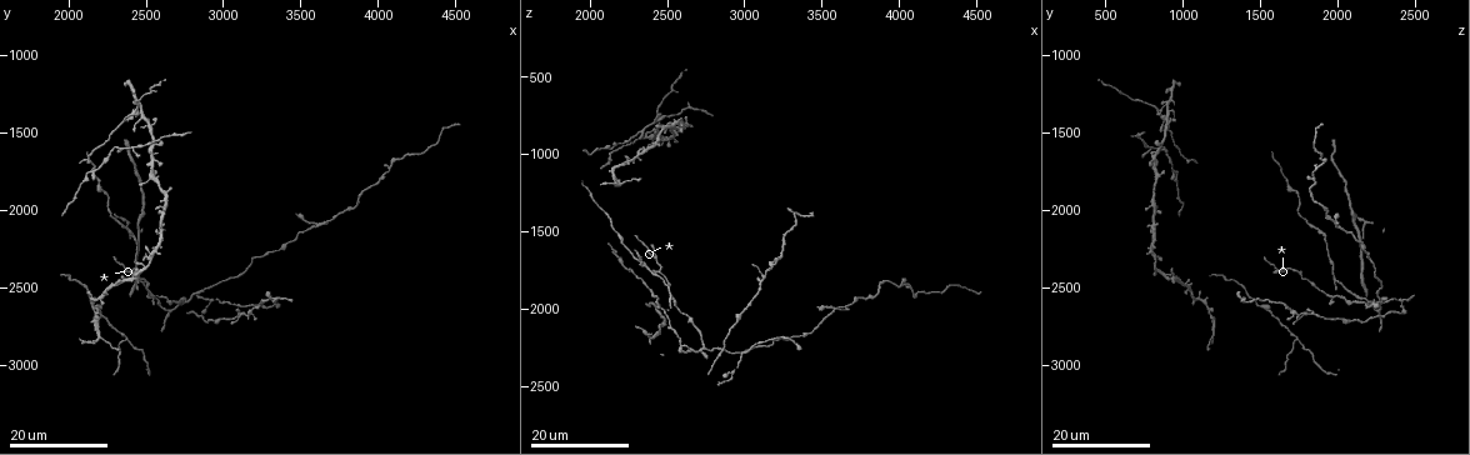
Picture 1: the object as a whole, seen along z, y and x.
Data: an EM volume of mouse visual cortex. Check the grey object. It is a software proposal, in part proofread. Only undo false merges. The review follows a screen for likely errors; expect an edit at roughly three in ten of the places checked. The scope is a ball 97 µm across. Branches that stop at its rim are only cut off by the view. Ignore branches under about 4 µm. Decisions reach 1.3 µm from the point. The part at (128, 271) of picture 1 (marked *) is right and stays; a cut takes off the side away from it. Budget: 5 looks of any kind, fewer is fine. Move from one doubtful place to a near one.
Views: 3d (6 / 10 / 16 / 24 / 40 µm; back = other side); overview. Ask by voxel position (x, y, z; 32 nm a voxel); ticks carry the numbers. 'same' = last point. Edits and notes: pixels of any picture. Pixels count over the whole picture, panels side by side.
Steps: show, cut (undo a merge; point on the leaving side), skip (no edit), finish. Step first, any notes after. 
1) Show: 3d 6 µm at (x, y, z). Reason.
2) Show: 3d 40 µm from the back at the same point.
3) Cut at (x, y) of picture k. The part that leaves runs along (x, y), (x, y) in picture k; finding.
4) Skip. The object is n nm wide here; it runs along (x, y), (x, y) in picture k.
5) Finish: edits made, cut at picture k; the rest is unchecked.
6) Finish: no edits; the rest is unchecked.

Show: 3d 24 µm at (2460, 2420, 1760). Two arms in line, one across.

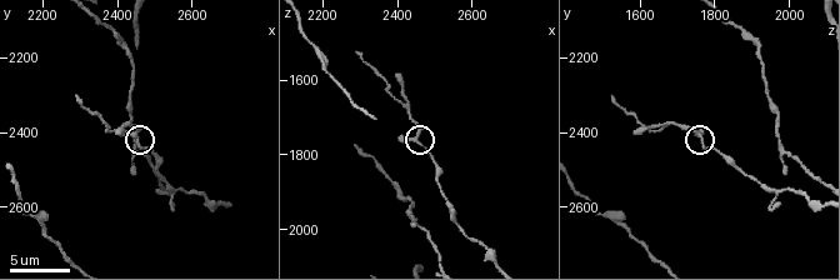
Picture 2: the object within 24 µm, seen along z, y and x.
Show: 3d 10 µm at (2460, 2430, 1770).

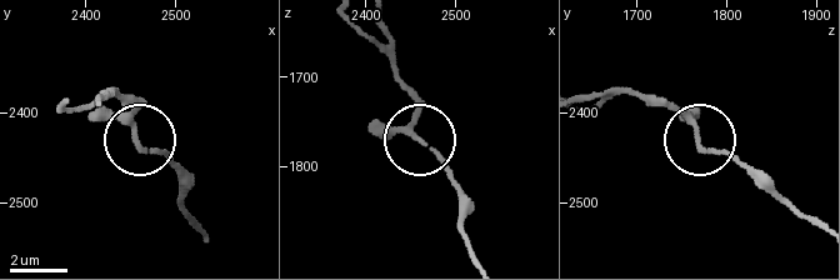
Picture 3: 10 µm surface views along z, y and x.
Show: 3d 6 µm at (2455, 2425, 1770).

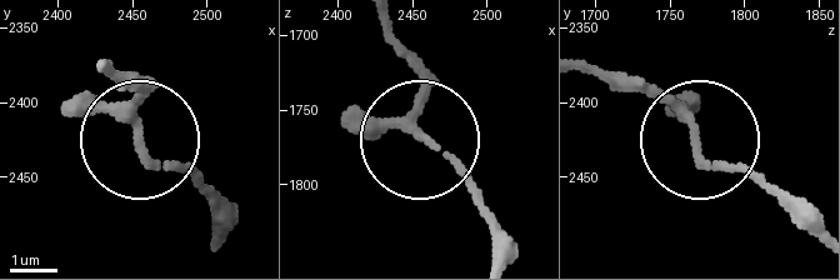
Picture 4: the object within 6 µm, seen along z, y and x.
Skip. It runs along (580, 69), (616, 74), (711, 161), (748, 169), (791, 209) in picture 4; continuous, no second neuron.

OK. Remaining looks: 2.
Show: 3d 16 µm at (2180, 2680, 1180). Side arm on a straight run.

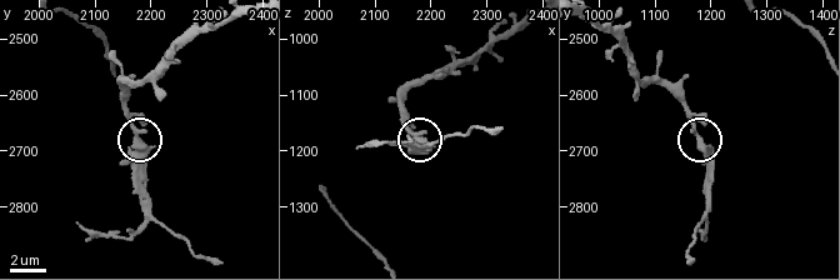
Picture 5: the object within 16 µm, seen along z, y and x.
Show: 3d 10 µm at (2175, 2685, 1180).

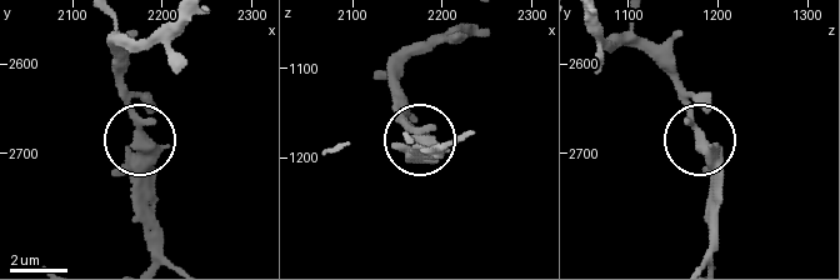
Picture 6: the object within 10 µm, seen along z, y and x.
Cut at (140, 206) of picture 6. The part that leaves runs along (139, 168), (139, 215), (168, 259) in picture 6; a second neuron is stuck on.

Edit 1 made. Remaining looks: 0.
Finish: edits made, cut at picture 6; the rest is unchecked.

